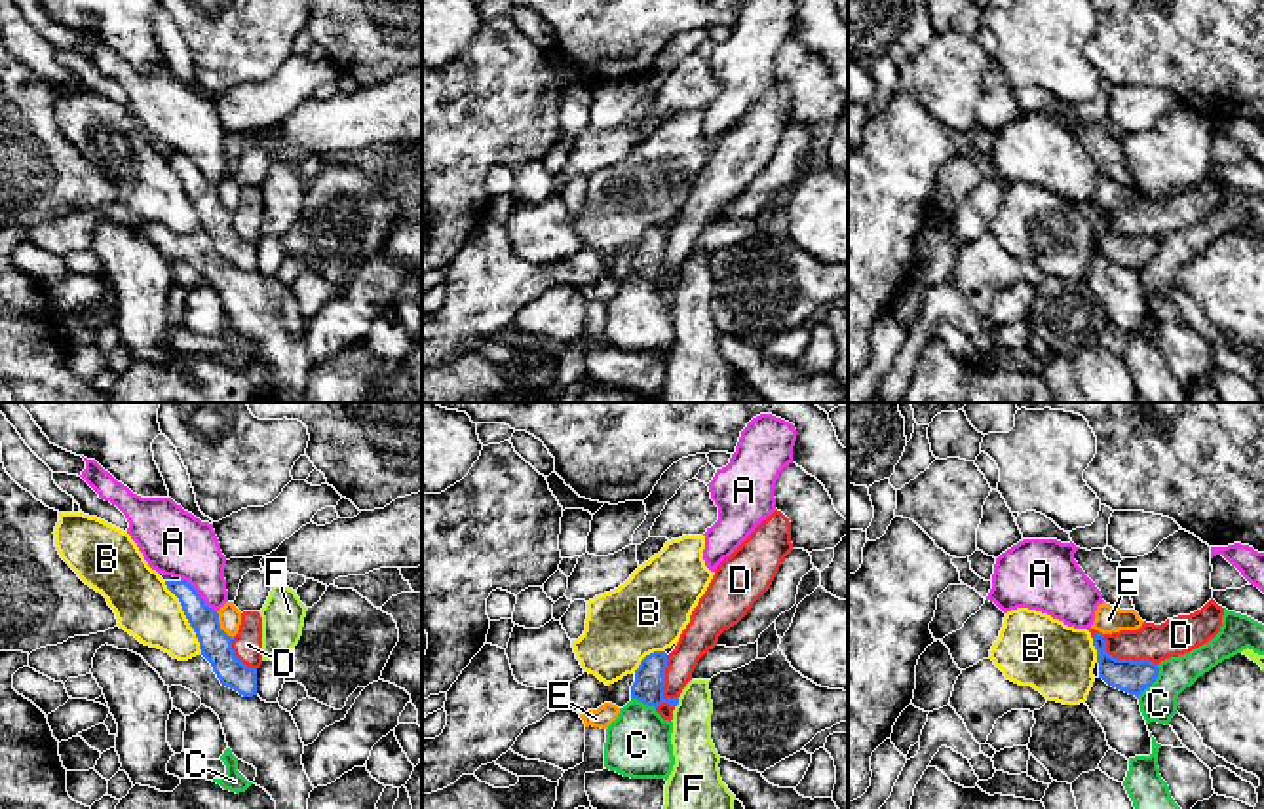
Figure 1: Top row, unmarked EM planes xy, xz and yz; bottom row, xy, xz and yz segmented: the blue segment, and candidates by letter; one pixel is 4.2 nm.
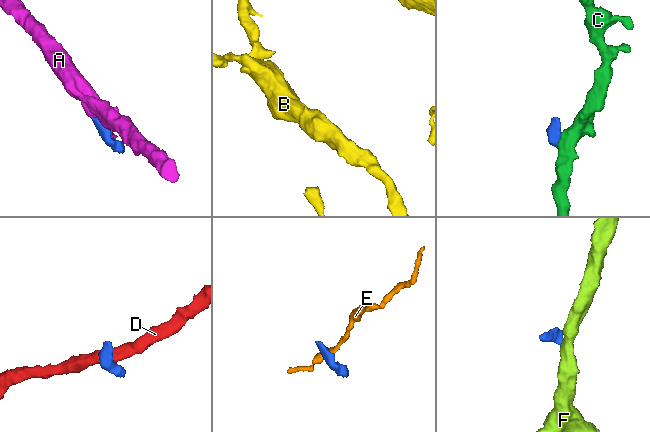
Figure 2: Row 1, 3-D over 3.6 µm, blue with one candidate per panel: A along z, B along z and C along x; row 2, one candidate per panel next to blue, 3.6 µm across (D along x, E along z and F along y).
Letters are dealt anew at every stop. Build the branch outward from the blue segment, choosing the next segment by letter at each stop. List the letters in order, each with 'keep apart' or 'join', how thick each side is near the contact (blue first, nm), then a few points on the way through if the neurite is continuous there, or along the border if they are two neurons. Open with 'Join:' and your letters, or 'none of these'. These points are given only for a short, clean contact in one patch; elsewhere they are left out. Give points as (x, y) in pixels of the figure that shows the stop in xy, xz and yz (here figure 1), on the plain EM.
Join: none of these
A: keep apart; calibres 140 and 280 nm; border xy (181, 152), (215, 187)
B: keep apart; calibres 140 and 260 nm
C: keep apart; calibres 140 and 160 nm; border yz (1158, 240), (1158, 251), (1137, 272)
D: keep apart; calibres 140 and 160 nm; border yz (1093, 207), (1105, 213), (1109, 228), (1150, 234), (1156, 240)
E: keep apart; calibres 140 and 100 nm; border xy (215, 187), (221, 202), (232, 213)
F: keep apart; calibres 130 and 180 nm; border xz (679, 272), (675, 282)

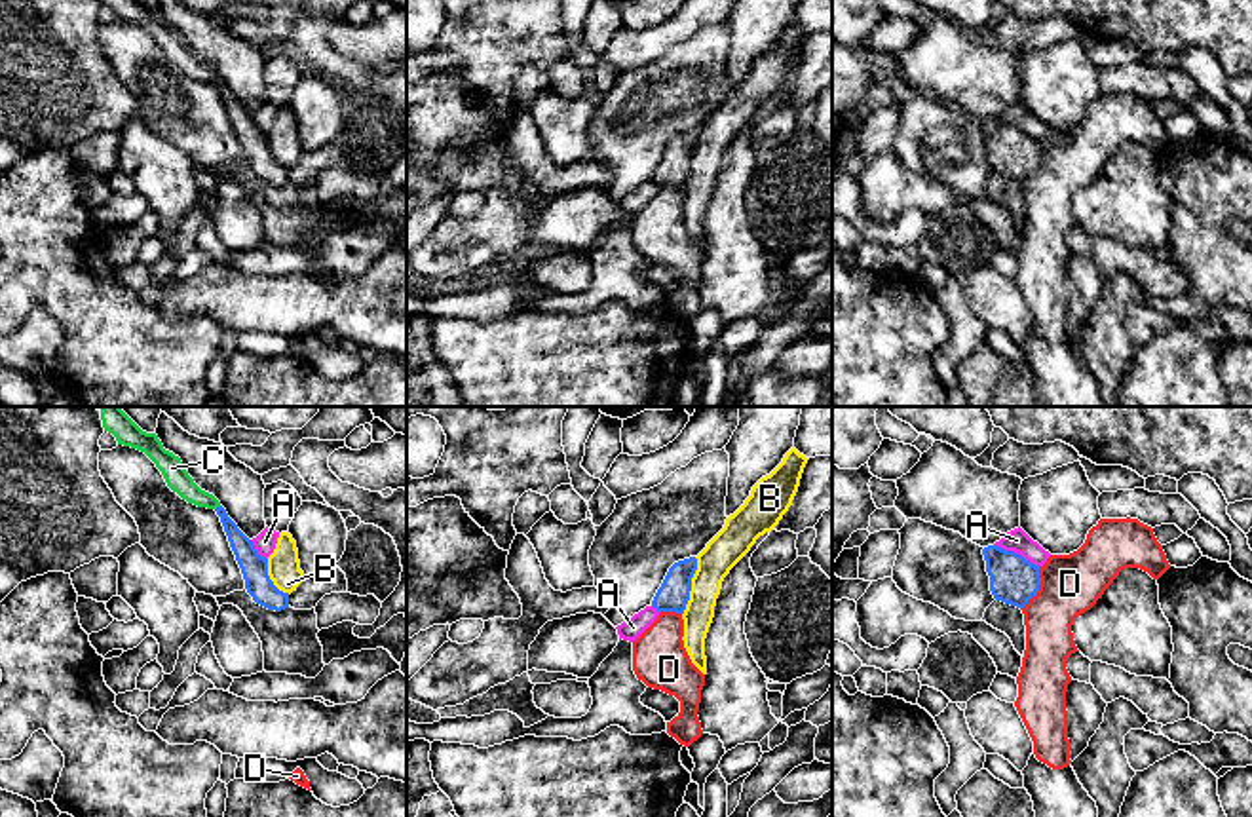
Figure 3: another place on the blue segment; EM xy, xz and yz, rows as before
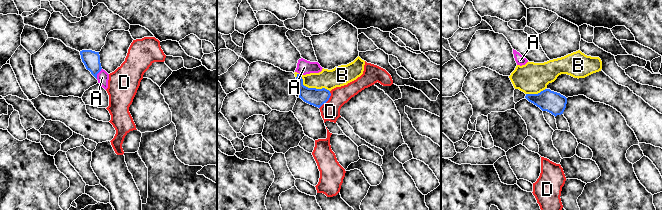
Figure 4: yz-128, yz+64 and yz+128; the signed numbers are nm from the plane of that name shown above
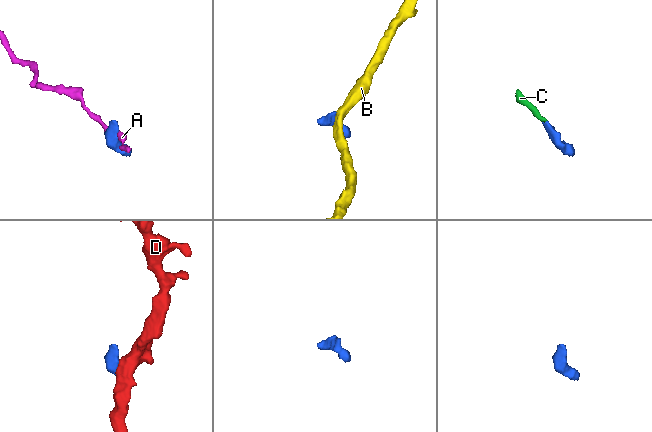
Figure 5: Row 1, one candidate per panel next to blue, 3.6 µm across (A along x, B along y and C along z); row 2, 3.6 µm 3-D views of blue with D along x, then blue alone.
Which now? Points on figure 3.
Join: C
A: keep apart; calibres 200 and 100 nm; border yz (994, 118), (1021, 128), (1038, 141)
B: keep apart; calibres 140 and 150 nm; border xz (696, 132), (690, 173), (682, 185)
C: join; calibres 100 and 100 nm; way xy (247, 132), (217, 82), (196, 71), (173, 46)
D: keep apart; calibres 200 and 260 nm; border yz (1040, 141), (1040, 164), (1021, 183)

